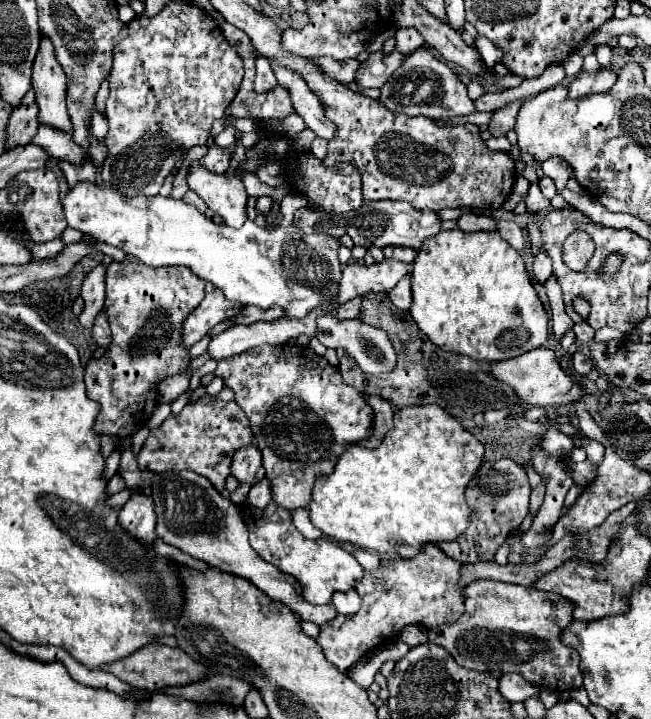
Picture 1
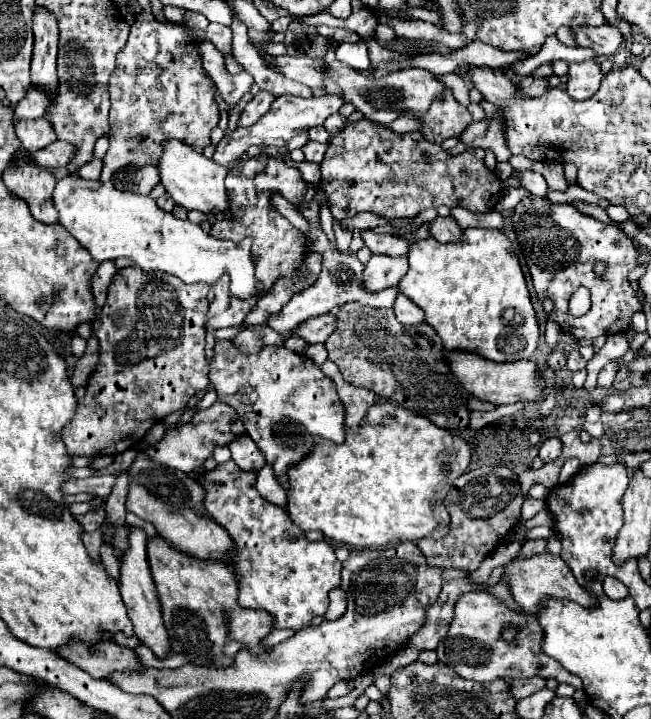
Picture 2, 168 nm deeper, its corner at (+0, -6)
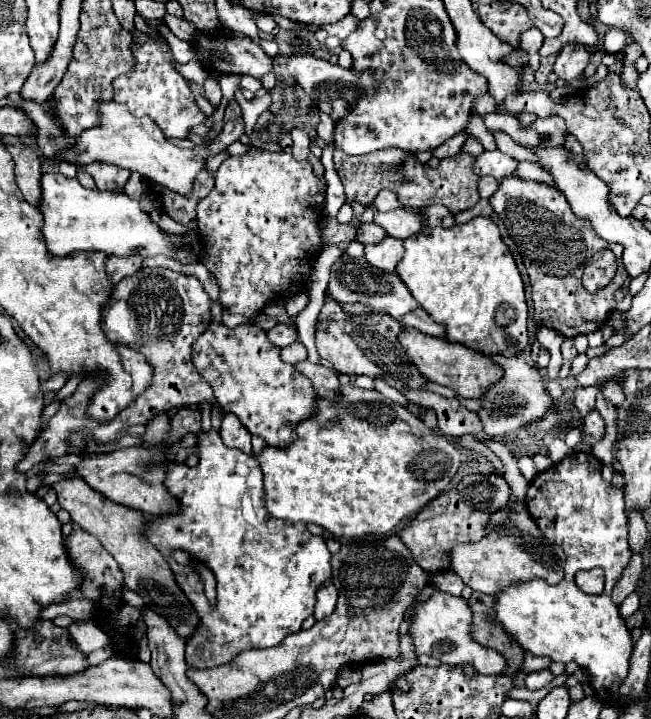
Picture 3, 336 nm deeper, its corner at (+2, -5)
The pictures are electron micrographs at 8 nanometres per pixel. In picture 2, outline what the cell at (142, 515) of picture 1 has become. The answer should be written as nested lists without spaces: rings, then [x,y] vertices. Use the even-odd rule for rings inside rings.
[[[130,528],[128,540],[130,540],[130,548],[120,558],[120,594],[122,594],[128,616],[134,624],[134,632],[140,638],[140,642],[146,644],[156,654],[156,658],[166,658],[172,654],[172,646],[170,646],[168,632],[164,628],[162,608],[160,608],[158,594],[156,594],[154,582],[152,582],[148,560],[146,560],[146,532],[140,528]]]

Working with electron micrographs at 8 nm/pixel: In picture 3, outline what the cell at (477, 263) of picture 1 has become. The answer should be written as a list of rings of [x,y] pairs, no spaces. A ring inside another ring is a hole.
[[[476,217],[464,225],[454,225],[450,229],[444,229],[444,227],[428,227],[424,229],[422,233],[418,235],[412,235],[404,241],[406,245],[406,255],[402,257],[402,261],[398,263],[396,267],[396,273],[400,275],[400,279],[404,281],[404,285],[410,289],[412,297],[420,303],[420,307],[430,315],[434,317],[436,323],[444,325],[446,327],[446,341],[450,343],[462,343],[474,351],[480,351],[480,353],[486,353],[486,355],[504,355],[504,357],[516,357],[516,355],[522,355],[522,351],[528,349],[528,305],[526,305],[526,297],[524,297],[524,285],[522,285],[522,277],[520,277],[520,271],[514,263],[514,257],[508,249],[508,245],[502,241],[500,237],[500,231],[496,227],[496,223],[488,217]]]

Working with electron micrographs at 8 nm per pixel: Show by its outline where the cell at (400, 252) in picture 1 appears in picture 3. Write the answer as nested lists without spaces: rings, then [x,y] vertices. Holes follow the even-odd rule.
[[[364,223],[358,231],[356,231],[356,241],[362,245],[376,245],[376,241],[382,241],[386,237],[384,229],[374,225],[374,223]]]

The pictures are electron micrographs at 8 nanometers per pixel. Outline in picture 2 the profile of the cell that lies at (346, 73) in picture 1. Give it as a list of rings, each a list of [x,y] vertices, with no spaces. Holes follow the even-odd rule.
[[[262,54],[262,58],[266,60],[268,66],[278,68],[286,78],[296,80],[306,84],[308,88],[312,88],[314,92],[318,92],[318,86],[322,86],[322,64],[324,60],[312,60],[312,58],[298,58],[298,56],[270,56],[270,54]]]

